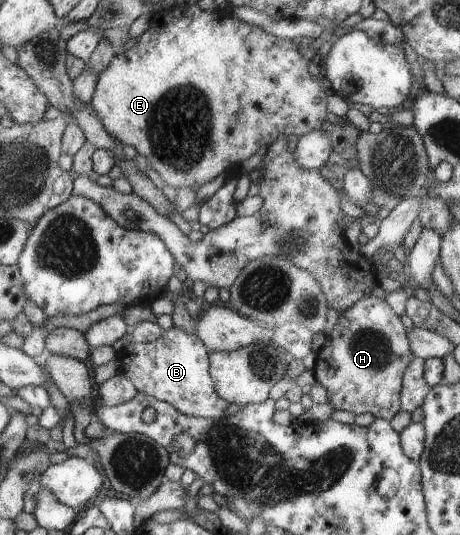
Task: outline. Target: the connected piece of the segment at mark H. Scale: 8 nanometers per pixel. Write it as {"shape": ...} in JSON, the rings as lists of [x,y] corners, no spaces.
{"shape":[[[370,296],[340,314],[338,321],[326,334],[324,344],[316,354],[314,379],[327,391],[328,402],[334,409],[351,411],[355,414],[370,413],[374,417],[390,420],[402,408],[403,375],[414,360],[411,339],[406,339],[406,329],[400,317],[392,311],[386,300]]]}

